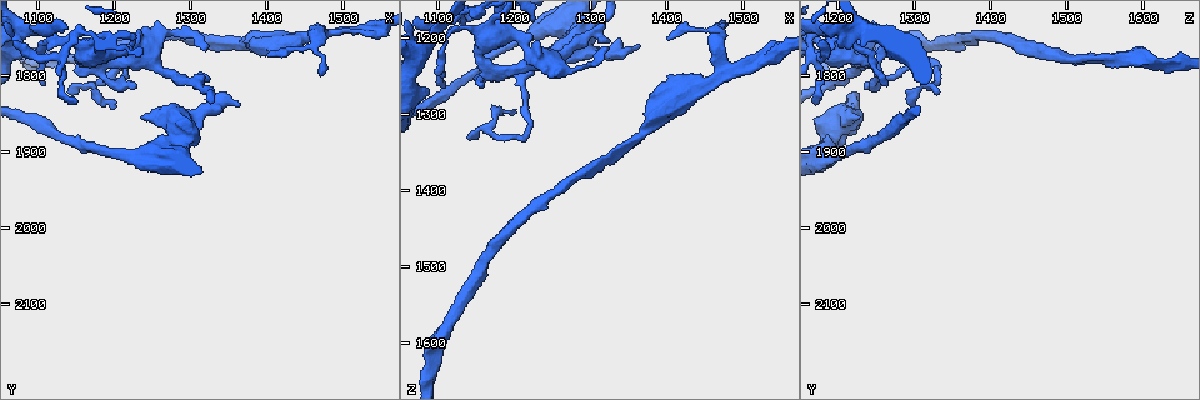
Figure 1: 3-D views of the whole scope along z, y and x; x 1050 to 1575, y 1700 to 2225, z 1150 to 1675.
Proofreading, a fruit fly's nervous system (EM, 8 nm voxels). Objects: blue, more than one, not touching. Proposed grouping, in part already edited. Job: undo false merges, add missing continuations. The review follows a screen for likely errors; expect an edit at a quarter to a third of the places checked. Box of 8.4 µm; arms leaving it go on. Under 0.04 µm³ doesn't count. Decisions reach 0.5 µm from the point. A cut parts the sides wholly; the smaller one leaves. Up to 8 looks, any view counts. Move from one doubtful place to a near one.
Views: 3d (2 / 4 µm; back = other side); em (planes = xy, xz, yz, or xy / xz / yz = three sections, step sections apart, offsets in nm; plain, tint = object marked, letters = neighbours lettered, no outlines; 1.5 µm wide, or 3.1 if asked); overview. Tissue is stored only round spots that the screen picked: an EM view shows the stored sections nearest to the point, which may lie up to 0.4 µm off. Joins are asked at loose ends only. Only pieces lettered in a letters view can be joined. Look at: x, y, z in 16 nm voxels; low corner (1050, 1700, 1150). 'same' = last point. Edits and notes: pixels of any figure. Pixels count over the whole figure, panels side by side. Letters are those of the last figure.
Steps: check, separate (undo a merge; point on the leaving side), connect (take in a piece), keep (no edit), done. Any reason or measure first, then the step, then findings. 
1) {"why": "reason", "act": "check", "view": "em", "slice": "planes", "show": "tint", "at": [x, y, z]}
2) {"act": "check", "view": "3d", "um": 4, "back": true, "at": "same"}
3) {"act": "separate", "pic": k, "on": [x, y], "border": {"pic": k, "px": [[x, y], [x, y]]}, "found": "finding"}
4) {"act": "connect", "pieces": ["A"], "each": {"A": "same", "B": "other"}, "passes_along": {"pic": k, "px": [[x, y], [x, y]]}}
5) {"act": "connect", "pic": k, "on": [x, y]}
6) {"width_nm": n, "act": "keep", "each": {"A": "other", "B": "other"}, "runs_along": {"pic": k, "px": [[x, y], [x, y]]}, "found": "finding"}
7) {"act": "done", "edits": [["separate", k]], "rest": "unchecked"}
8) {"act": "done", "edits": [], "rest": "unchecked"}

{"why": "free end", "act": "check", "view": "3d", "um": 4, "at": [1235, 1855, 1225]}

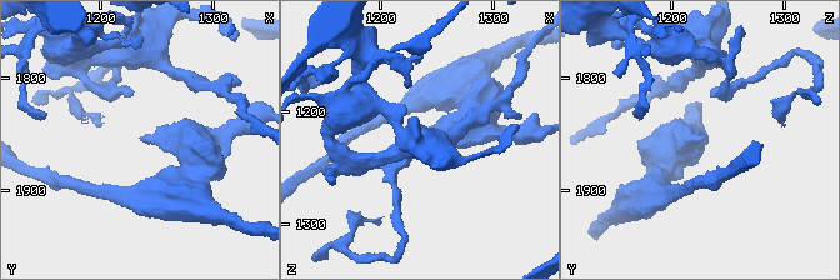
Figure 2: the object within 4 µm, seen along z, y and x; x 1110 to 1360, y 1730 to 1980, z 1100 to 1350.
{"act": "check", "view": "em", "slice": "xy", "step": 4, "show": "letters", "at": [1234, 1856, 1228]}

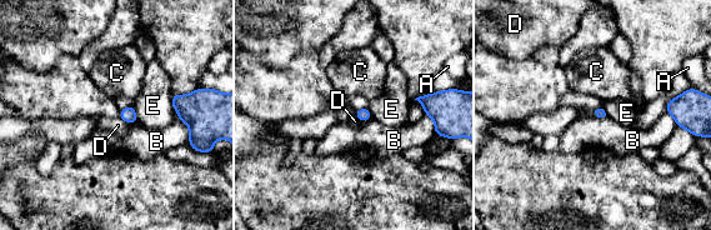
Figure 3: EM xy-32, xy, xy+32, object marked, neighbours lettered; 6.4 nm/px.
{"act": "check", "view": "em", "slice": "xz", "step": 8, "show": "letters", "at": "same"}

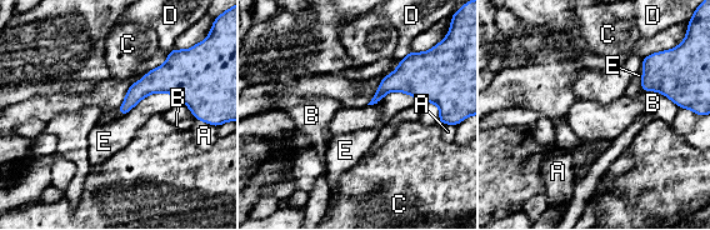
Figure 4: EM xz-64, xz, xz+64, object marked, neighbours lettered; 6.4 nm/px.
{"act": "keep", "each": {"A": "other", "B": "other", "C": "other", "D": "other", "E": "other"}, "border": {"pic": 4, "px": [[409, 51], [381, 80], [366, 104]]}, "found": "none of them fits"}

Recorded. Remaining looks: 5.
{"why": "an open end", "act": "check", "view": "em", "slice": "planes", "show": "plain", "at": [1405, 1775, 1200]}

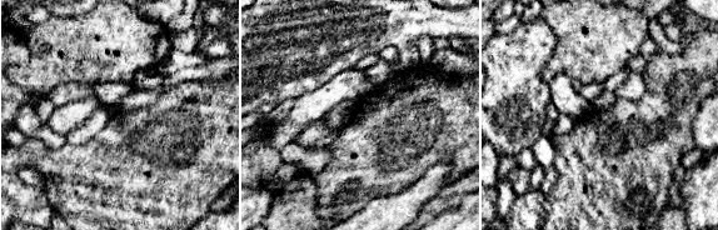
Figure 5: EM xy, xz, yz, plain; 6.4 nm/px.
{"why": "what lies round it", "act": "check", "view": "em", "slice": "planes", "show": "letters", "at": "same"}

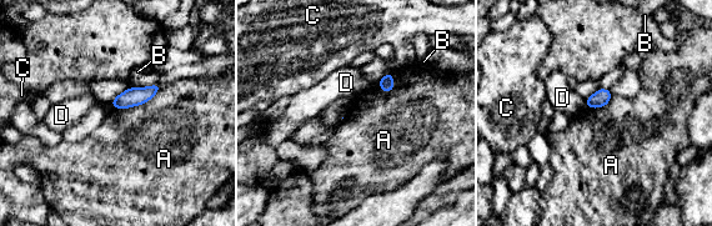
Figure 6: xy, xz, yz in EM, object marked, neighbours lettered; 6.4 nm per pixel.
{"longest_contact_nm": ["A", 380], "act": "keep", "each": {"A": "other", "B": "other", "C": "other", "D": "other"}, "found": "no lettered piece goes on from it"}

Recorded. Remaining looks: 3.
{"why": "thick end", "act": "check", "view": "3d", "um": 2, "at": [1090, 1770, 1265]}

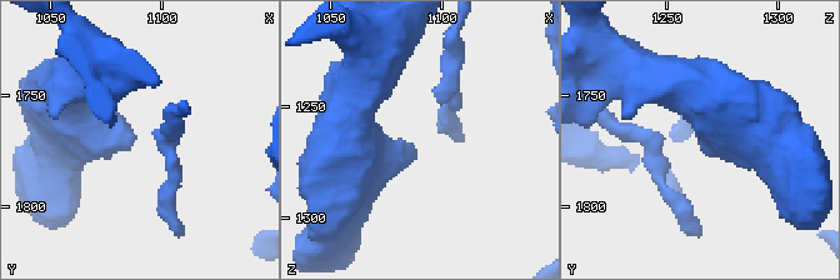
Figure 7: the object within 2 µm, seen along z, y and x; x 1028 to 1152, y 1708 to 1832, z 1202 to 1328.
{"why": "now the EM", "act": "check", "view": "em", "slice": "planes", "show": "tint", "at": [1087, 1771, 1268]}

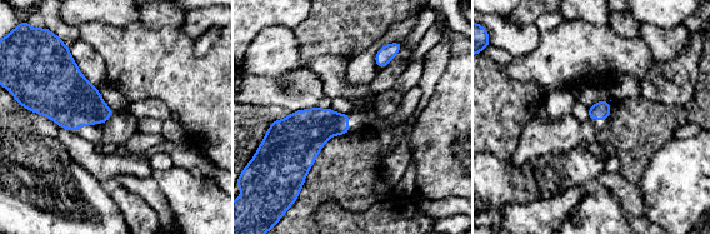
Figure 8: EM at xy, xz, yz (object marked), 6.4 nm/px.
{"why": "see the neighbours", "act": "check", "view": "em", "slice": "planes", "show": "letters", "at": "same"}

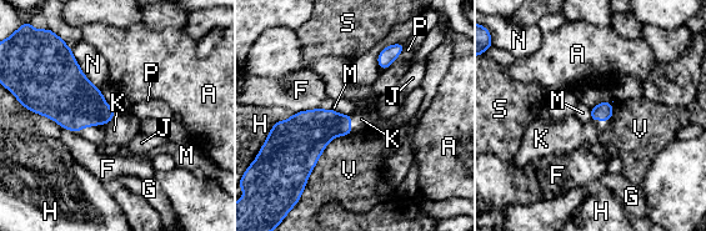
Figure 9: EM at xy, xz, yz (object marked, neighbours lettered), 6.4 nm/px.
{"act": "connect", "pieces": ["K"], "each": {"A": "other", "F": "other", "G": "other", "H": "other", "J": "other", "K": "same", "M": "other", "N": "other", "P": "other", "S": "other", "V": "other"}, "found": "the cell continues"}

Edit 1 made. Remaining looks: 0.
{"act": "done", "edits": [["connect", 9]], "rest": "unchecked"}

